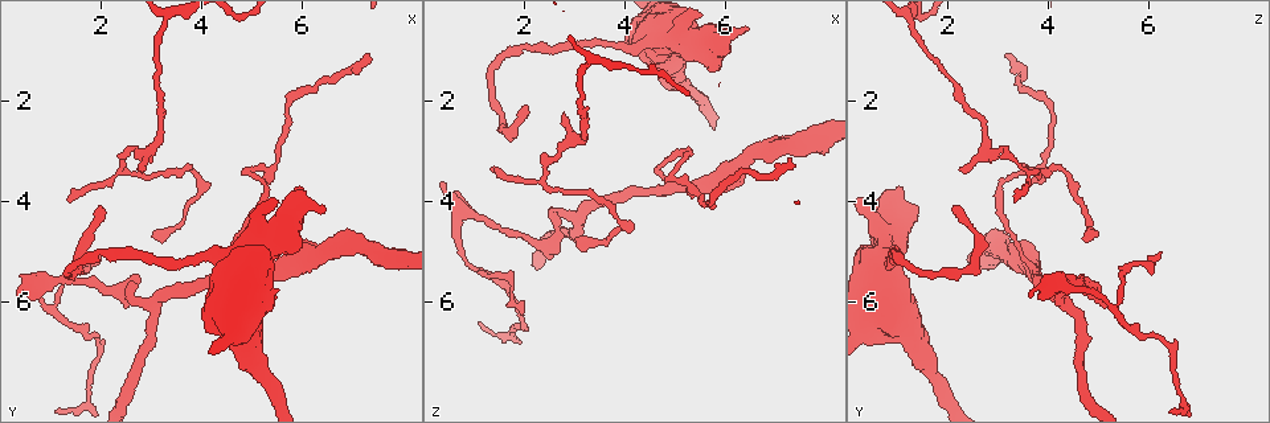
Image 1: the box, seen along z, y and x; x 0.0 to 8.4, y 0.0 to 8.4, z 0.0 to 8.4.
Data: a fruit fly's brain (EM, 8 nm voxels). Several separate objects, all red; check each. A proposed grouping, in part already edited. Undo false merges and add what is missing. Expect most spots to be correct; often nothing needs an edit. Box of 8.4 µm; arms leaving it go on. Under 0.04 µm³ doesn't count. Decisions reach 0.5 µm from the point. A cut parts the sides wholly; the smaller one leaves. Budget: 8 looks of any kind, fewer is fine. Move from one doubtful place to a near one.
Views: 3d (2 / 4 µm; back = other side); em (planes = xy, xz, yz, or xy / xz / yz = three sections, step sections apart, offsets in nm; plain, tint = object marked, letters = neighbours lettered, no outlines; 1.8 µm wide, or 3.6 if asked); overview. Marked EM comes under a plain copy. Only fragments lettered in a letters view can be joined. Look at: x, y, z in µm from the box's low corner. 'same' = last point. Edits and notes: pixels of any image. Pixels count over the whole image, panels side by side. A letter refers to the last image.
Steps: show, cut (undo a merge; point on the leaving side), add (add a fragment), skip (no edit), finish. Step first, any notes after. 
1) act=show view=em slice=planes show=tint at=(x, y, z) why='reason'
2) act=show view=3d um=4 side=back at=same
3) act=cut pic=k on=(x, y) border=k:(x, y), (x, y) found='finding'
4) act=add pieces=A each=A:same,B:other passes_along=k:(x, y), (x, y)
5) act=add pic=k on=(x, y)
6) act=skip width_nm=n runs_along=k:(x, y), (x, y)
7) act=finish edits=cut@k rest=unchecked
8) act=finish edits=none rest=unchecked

act=show view=3d um=2 at=(1.95, 4.15, 2.05)

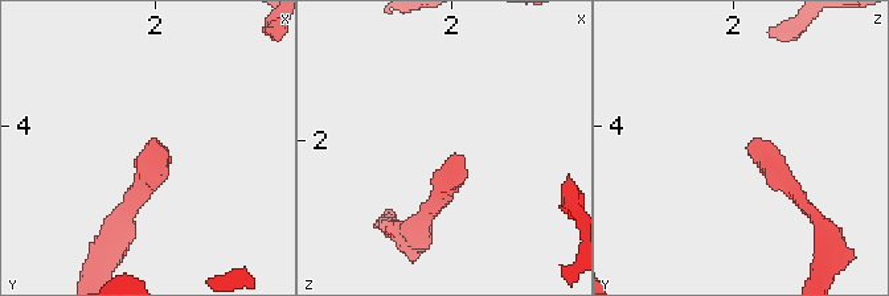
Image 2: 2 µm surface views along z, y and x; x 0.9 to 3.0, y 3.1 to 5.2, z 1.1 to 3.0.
act=show view=em slice=xz step=8 show=letters at=(2.00, 4.16, 2.08) why='shape alone is not enough'

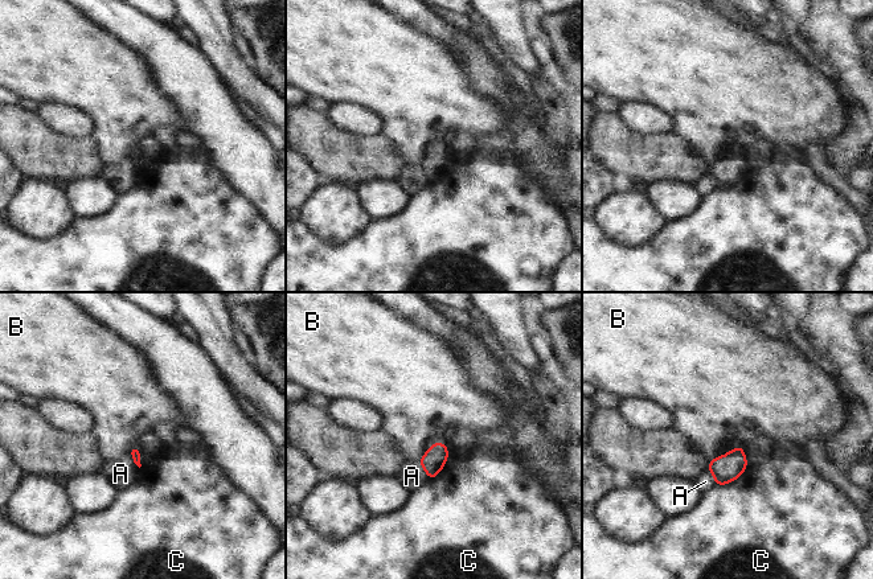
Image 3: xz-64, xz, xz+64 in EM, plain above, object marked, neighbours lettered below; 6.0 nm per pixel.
act=show view=em slice=planes show=letters at=same why='cut it another way'

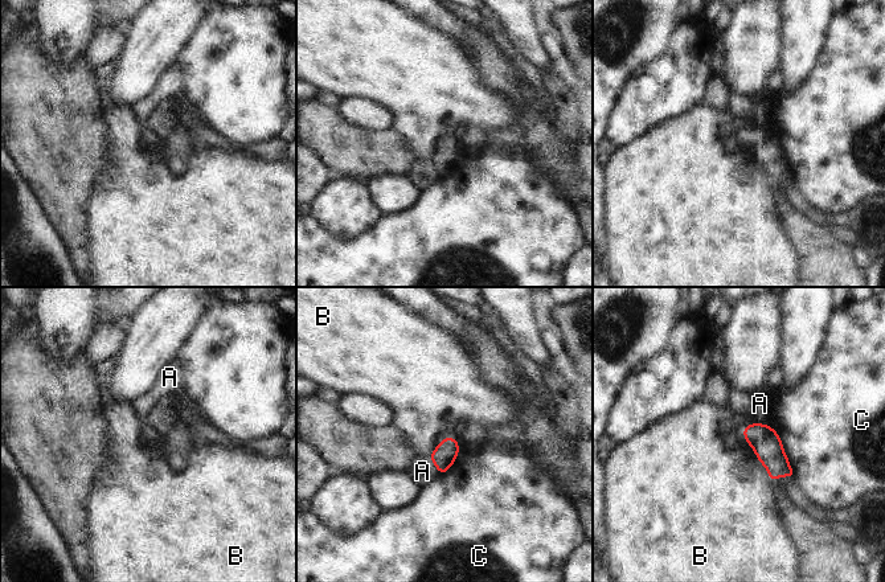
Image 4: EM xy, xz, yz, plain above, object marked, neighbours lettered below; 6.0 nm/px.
act=skip each=A:other,B:other,C:other border=4:(742, 429), (745, 441), (773, 480) found='no lettered fragment goes on from it'

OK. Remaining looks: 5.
act=show view=3d um=4 at=(3.00, 4.70, 4.70) why='free end'

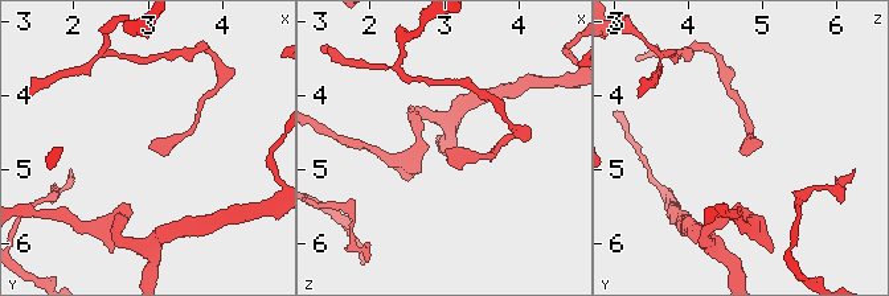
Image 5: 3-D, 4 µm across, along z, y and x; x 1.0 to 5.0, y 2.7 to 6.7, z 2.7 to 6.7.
act=show view=em slice=planes show=letters at=(3.05, 4.70, 4.70)

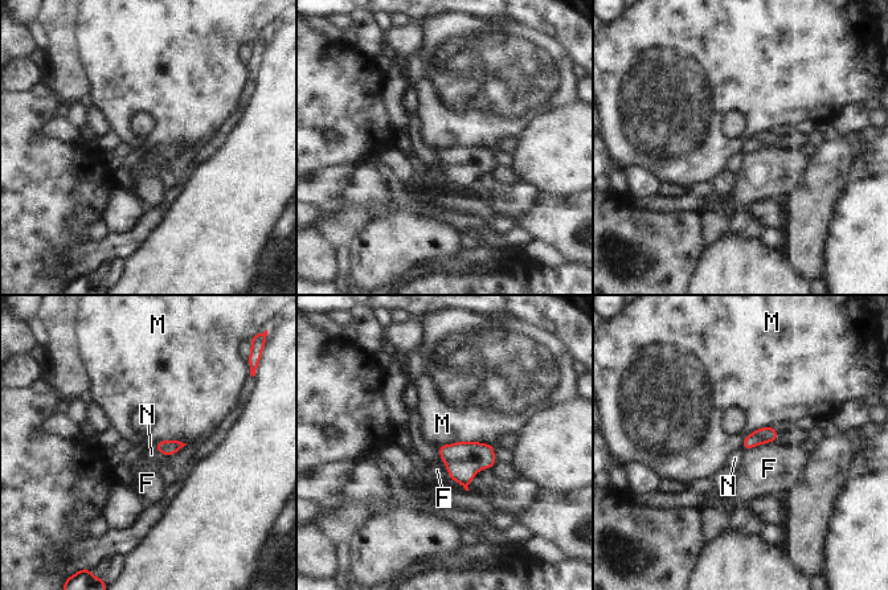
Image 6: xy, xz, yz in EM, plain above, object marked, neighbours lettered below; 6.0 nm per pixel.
act=skip width_nm=90 each=F:other,M:other,N:other found='none of them fits'

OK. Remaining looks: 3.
act=show view=em slice=xy step=4 show=tint at=(5.05, 5.35, 3.75) why='three-way junction'

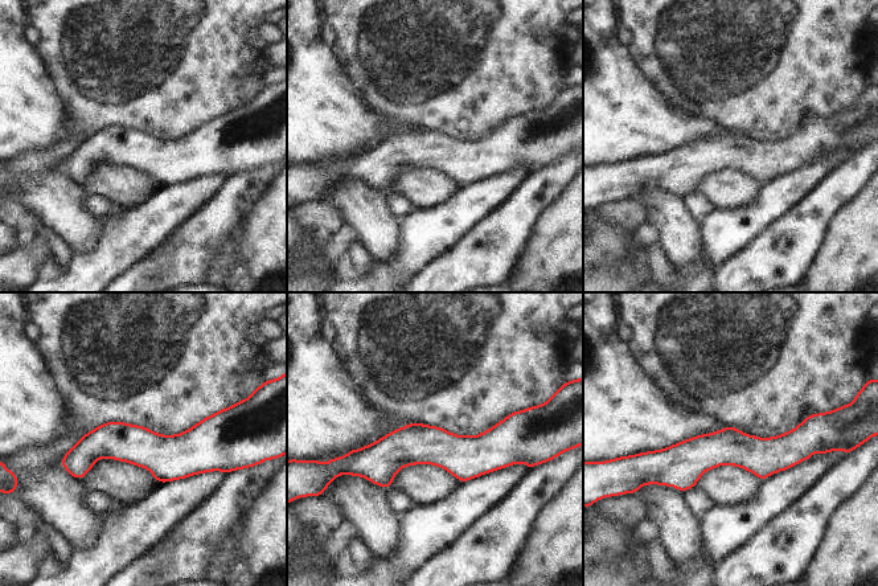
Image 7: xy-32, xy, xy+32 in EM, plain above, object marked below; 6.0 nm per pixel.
act=show view=em slice=planes show=letters at=same

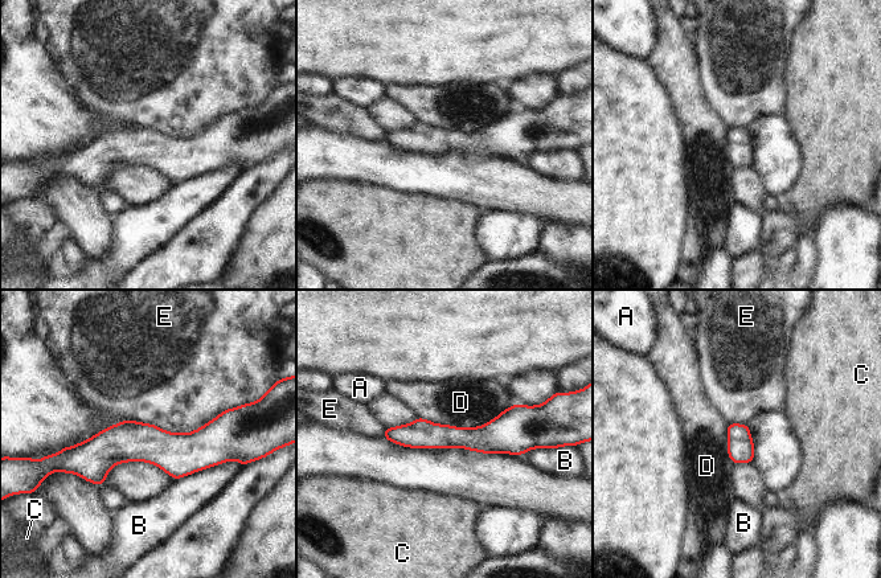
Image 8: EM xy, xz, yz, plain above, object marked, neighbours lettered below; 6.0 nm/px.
act=skip width_nm=160 each=A:other,B:other,C:other,D:other,E:other border=8:(513, 404), (470, 427), (417, 417) found='continuous, no second neuron'

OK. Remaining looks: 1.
act=finish edits=none rest=unchecked

